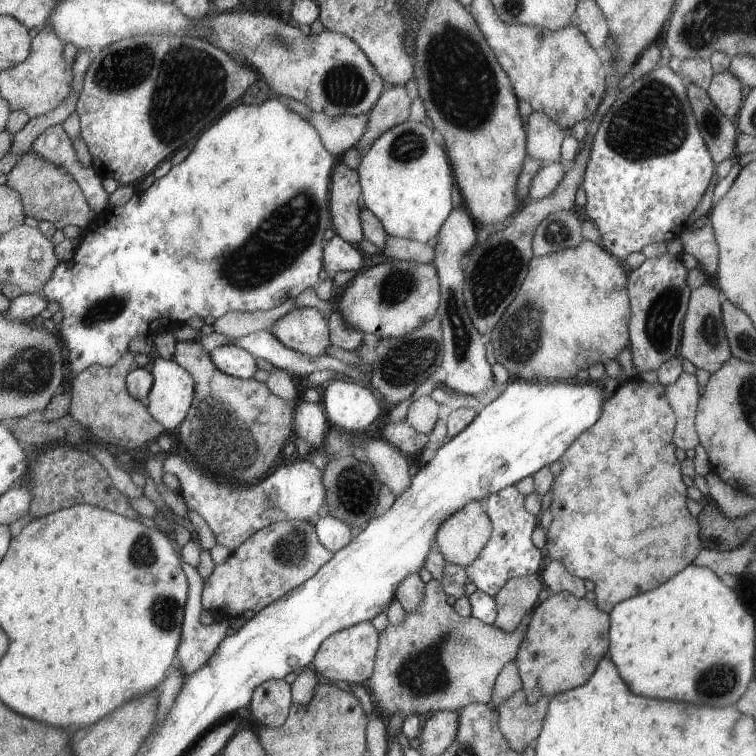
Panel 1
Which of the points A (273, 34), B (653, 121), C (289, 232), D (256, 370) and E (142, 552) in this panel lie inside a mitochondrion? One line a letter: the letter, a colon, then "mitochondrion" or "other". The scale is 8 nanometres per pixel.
A: mitochondrion
B: mitochondrion
C: mitochondrion
D: other
E: mitochondrion

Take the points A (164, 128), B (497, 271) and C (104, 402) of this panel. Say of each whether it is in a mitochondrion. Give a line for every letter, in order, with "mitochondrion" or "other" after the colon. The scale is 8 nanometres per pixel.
A: mitochondrion
B: mitochondrion
C: other

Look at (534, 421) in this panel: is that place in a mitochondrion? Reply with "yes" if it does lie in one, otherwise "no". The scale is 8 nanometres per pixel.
no

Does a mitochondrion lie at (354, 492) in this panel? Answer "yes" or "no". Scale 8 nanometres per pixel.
yes

